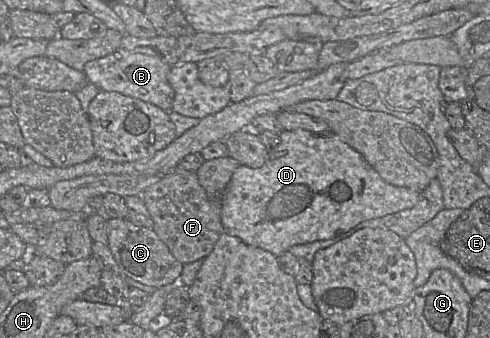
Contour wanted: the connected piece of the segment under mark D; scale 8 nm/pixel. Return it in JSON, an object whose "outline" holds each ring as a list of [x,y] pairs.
{"outline":[[[295,129],[292,131],[282,130],[279,133],[279,138],[280,143],[273,149],[269,150],[268,159],[262,167],[252,169],[247,166],[240,165],[234,171],[221,198],[221,223],[224,227],[224,232],[231,236],[238,237],[248,245],[266,250],[272,253],[276,258],[282,253],[288,251],[289,248],[294,245],[333,238],[350,230],[363,221],[379,218],[411,208],[419,200],[420,192],[422,190],[394,186],[385,182],[357,151],[343,142],[335,133],[331,131],[314,133],[303,129]]]}

